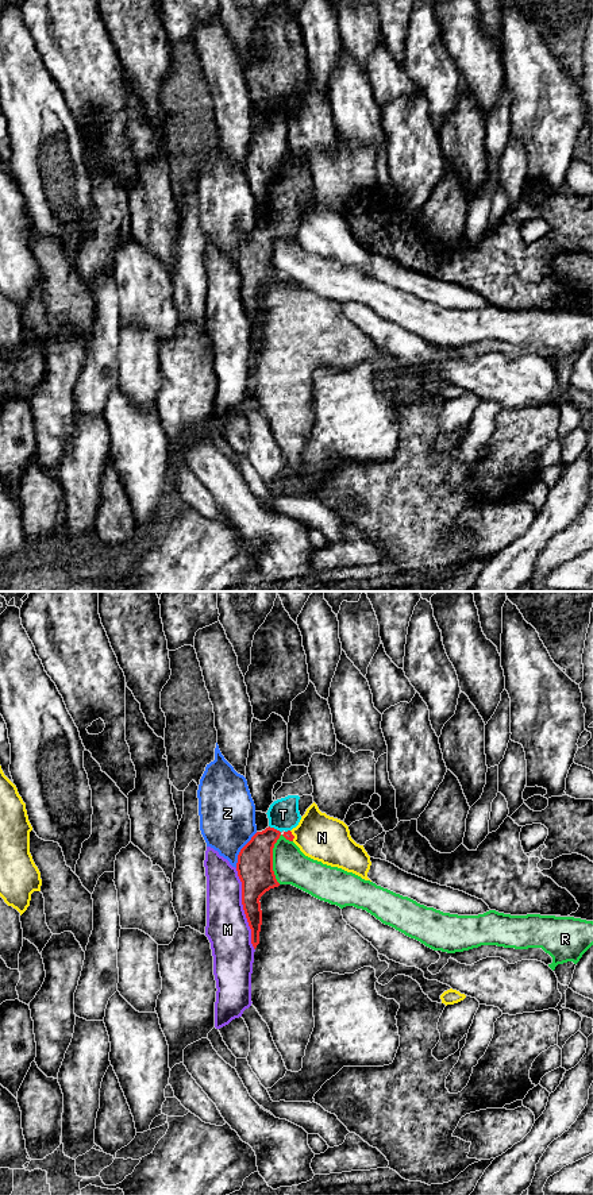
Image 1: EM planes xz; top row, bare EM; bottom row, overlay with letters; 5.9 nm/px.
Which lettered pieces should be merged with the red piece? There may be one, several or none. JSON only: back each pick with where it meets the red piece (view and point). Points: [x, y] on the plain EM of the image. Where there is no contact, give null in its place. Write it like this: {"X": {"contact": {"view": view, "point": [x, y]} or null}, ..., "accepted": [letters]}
{"T": {"contact": {"view": "xz", "point": [273, 223]}}, "accepted": ["T"]}

